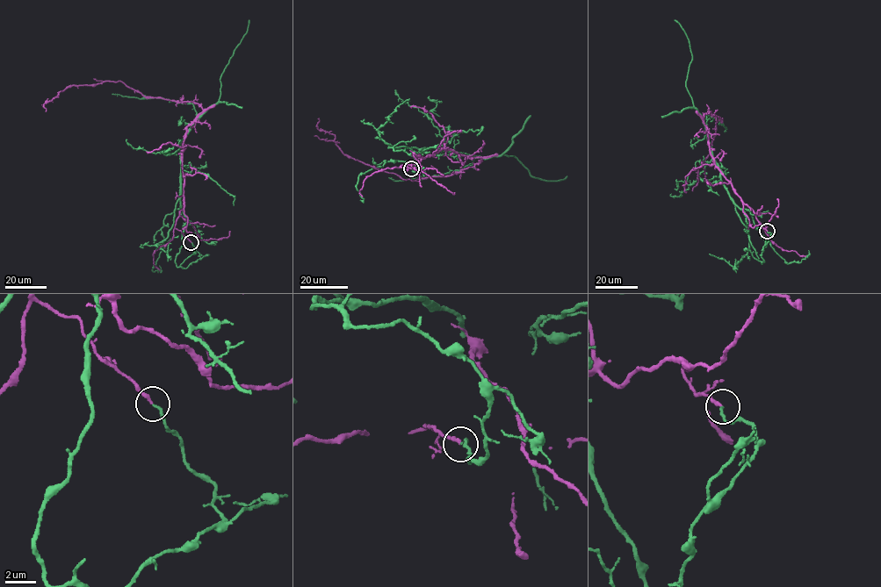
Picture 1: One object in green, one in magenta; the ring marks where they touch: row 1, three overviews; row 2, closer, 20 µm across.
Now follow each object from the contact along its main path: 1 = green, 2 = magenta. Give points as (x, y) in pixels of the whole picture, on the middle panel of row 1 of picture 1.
1: (411, 168), (415, 158), (389, 146), (418, 154), (434, 147), (514, 156), (535, 178), (567, 176)
2: (411, 168), (400, 167), (444, 149), (481, 160), (401, 179), (348, 157), (319, 118)

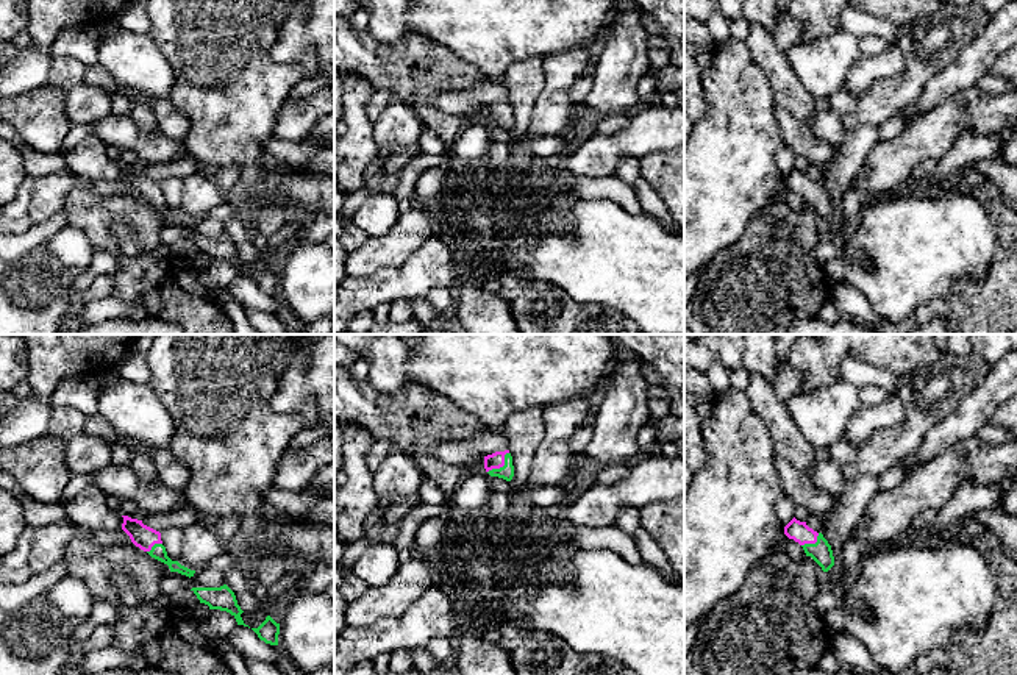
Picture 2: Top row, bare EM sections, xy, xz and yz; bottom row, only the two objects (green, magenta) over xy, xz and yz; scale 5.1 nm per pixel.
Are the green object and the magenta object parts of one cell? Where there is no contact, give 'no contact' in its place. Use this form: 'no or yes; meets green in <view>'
no; meets green in xz

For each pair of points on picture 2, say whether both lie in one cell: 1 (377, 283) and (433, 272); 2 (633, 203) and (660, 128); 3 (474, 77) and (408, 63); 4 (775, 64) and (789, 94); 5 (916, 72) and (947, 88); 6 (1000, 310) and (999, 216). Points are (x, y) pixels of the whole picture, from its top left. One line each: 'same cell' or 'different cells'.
1: same cell
2: different cells
3: same cell
4: same cell
5: different cells
6: same cell

